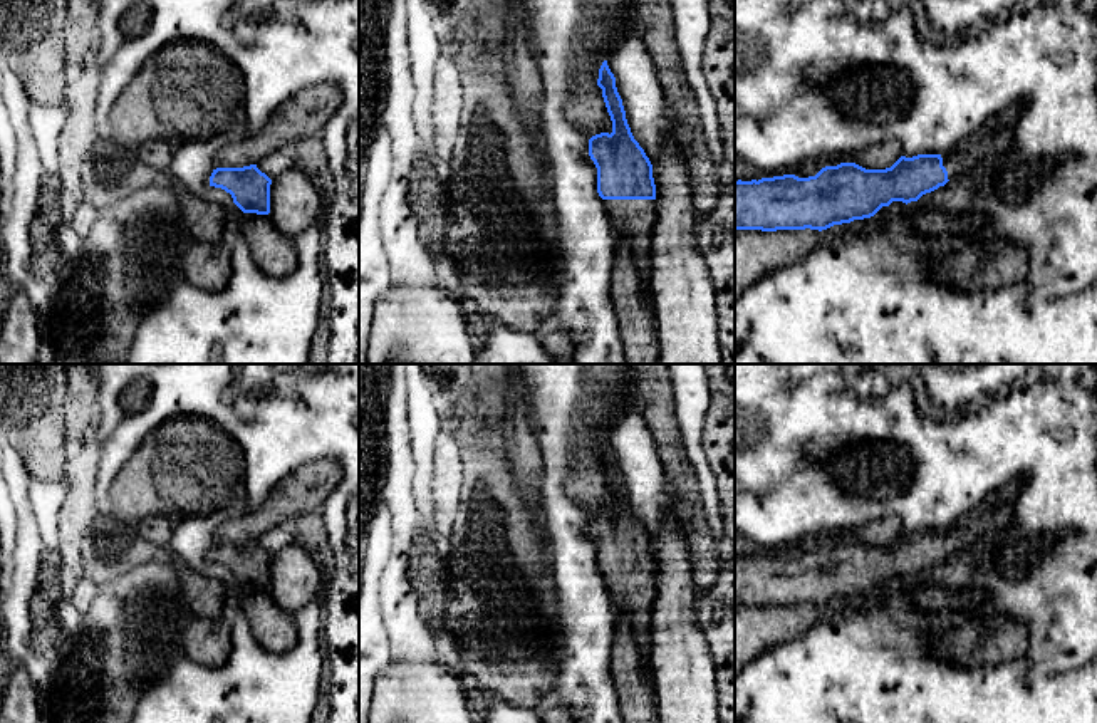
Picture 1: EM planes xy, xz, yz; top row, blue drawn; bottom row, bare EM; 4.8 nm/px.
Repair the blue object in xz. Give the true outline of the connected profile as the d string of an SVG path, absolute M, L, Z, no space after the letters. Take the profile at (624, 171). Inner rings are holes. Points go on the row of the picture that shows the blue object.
M607 60L599 69L597 86L612 121L611 134L600 133L589 139L589 156L597 168L597 193L616 237L631 243L634 262L649 283L658 213L652 164L631 133Z

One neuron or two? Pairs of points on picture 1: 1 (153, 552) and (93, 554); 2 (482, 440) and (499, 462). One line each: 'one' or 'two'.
1: one
2: one

